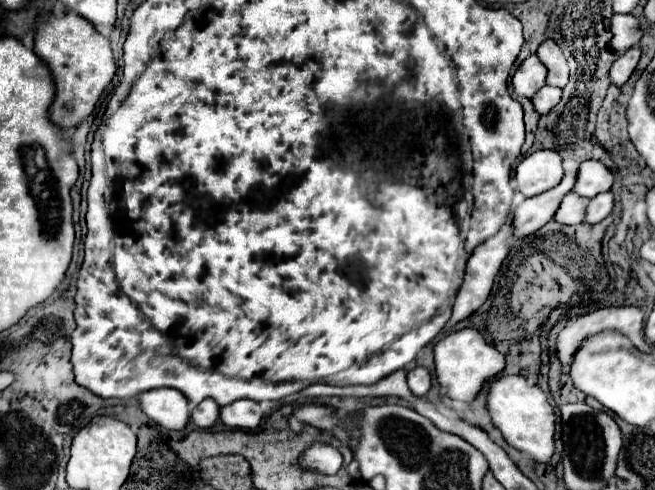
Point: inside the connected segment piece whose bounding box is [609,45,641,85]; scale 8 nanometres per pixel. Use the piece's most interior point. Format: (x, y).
(622, 68)

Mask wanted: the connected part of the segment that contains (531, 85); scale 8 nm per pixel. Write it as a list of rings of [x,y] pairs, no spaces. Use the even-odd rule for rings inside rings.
[[[529,55],[519,65],[519,69],[515,71],[515,75],[511,79],[515,93],[519,93],[523,97],[533,97],[545,85],[545,75],[547,75],[547,69],[539,61],[539,57],[537,55]]]

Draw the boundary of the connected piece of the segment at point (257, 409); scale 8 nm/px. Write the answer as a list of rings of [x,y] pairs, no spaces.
[[[241,399],[221,409],[223,423],[245,423],[245,425],[225,425],[231,429],[257,429],[261,419],[263,419],[263,407],[251,399]]]

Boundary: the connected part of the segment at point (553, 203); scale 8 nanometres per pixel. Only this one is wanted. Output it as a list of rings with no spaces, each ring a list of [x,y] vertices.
[[[567,171],[563,181],[557,187],[553,187],[541,195],[535,195],[531,199],[525,199],[513,213],[511,225],[513,225],[515,237],[525,239],[525,237],[533,235],[535,231],[539,231],[547,221],[551,221],[563,195],[573,189],[573,181],[575,181],[575,171]]]

